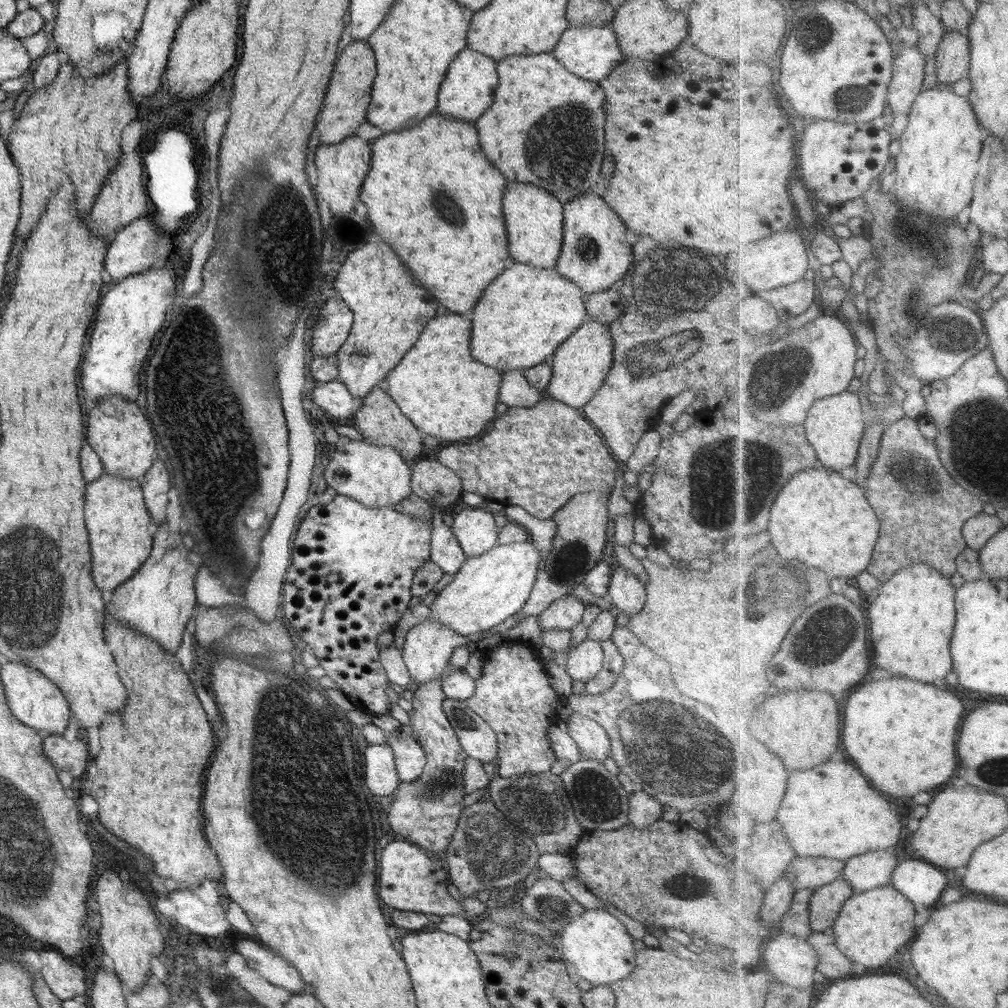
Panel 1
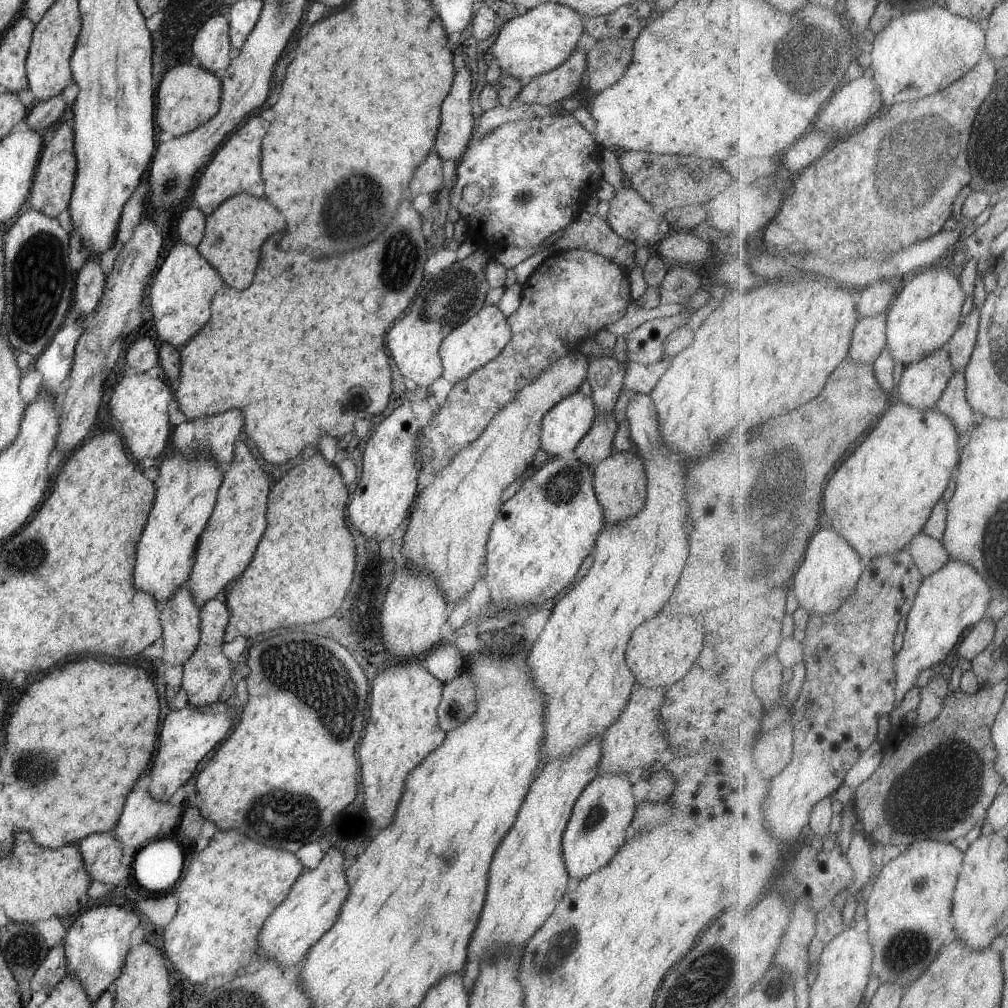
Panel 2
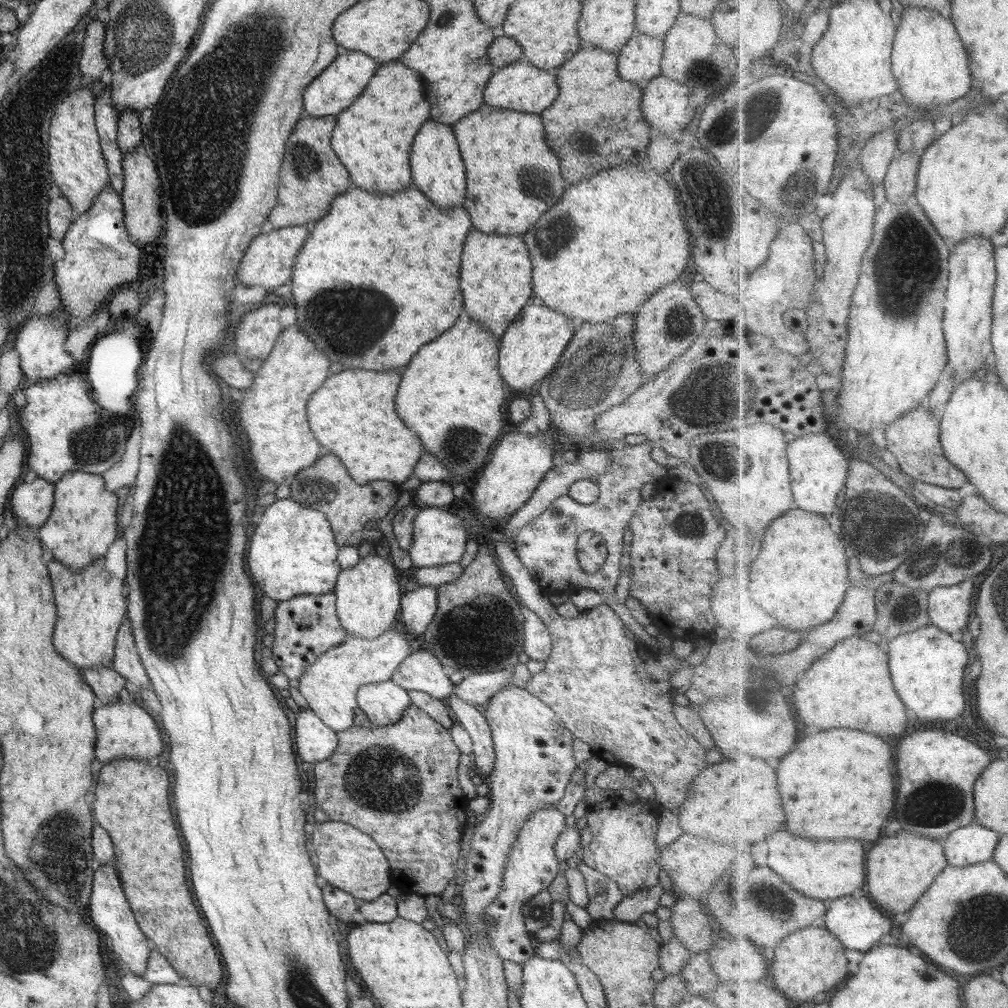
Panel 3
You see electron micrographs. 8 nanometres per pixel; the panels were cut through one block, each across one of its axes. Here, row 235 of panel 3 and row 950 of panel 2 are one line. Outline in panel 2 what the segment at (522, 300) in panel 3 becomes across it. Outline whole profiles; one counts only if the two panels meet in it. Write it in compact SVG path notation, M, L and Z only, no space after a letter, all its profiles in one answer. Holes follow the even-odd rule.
M600 735L589 737L572 755L561 755L548 761L546 766L542 768L540 776L530 784L528 795L520 806L516 821L507 836L500 842L494 854L494 860L490 864L486 904L484 904L480 922L478 922L476 932L472 934L472 940L468 946L465 986L469 994L473 990L476 976L479 976L478 970L482 956L486 952L495 956L498 951L507 951L508 949L522 952L528 940L542 927L542 924L565 896L569 875L562 855L562 836L578 796L582 794L589 782L599 774L601 743L602 737Z

